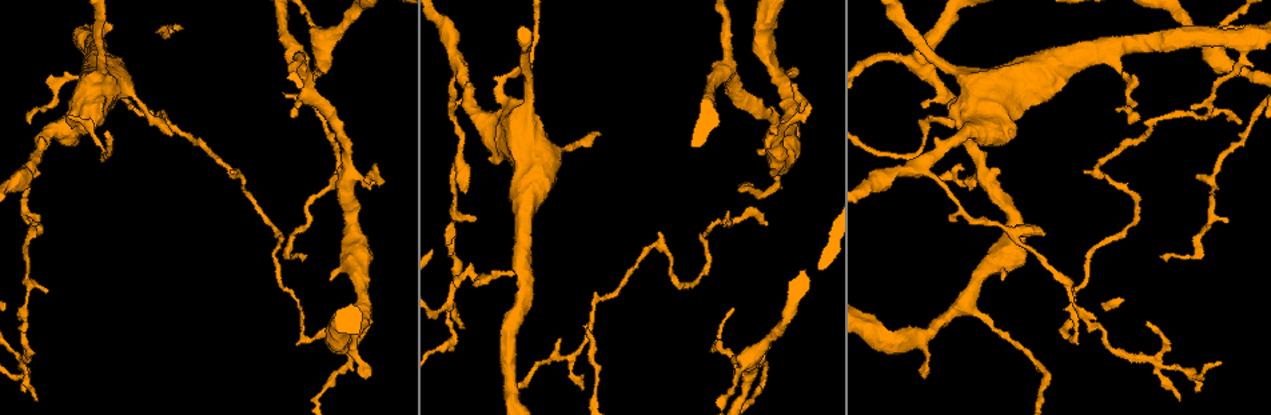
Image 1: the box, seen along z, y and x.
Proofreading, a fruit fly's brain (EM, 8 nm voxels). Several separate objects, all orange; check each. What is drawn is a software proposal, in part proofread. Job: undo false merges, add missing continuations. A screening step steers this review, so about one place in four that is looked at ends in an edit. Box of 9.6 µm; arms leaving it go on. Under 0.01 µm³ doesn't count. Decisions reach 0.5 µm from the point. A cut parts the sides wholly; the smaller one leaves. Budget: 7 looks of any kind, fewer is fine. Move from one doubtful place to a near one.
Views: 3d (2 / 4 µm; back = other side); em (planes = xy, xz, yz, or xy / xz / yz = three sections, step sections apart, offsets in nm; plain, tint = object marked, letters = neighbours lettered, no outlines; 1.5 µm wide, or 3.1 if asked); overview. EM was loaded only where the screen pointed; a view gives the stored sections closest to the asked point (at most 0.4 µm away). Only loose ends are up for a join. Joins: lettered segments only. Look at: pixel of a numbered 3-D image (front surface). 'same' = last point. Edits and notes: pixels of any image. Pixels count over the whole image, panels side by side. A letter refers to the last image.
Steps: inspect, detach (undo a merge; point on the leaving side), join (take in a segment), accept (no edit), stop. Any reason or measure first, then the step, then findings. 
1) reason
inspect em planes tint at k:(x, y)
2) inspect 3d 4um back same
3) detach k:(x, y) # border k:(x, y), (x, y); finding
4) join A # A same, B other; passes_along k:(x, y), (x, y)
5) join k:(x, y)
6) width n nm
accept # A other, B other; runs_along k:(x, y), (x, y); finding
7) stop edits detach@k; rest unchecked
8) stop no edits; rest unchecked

an open end
inspect 3d 2um at 1:(161, 30)

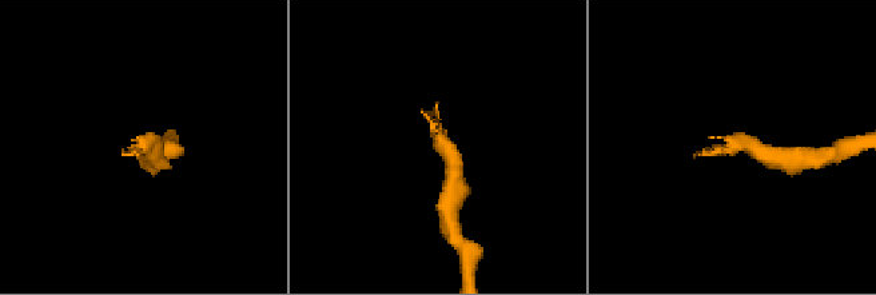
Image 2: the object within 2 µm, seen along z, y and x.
inspect em planes letters at 2:(134, 152)

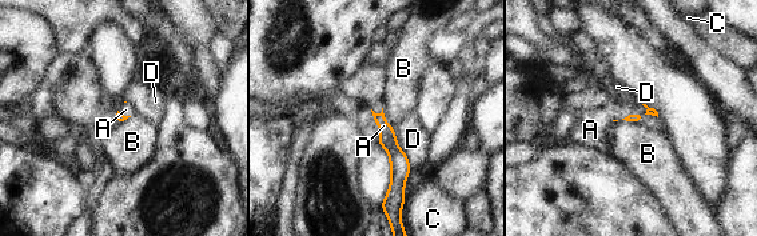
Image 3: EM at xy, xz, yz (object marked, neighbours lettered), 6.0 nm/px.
join A # A same, B other, C other, D other; passes_along 3:(387, 140), (377, 114), (367, 84); it goes on there

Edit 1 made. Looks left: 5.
sharp bend
inspect em xy step 8 tint at 1:(914, 154)

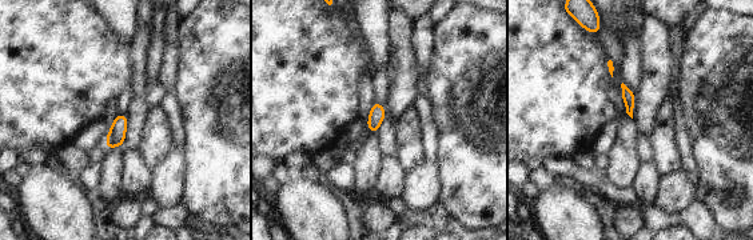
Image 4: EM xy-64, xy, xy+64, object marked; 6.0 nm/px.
inspect em planes letters same

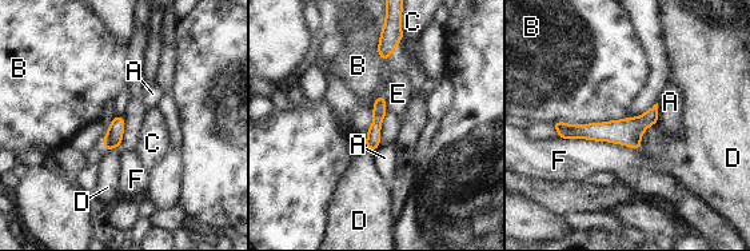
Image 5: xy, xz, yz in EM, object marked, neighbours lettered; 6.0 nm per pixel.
longest_contact F 480 nm
accept # A other, B other, C other, D other, E other, F other; one neuron here

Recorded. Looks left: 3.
tapers out
inspect 3d 2um at 1:(1001, 277)

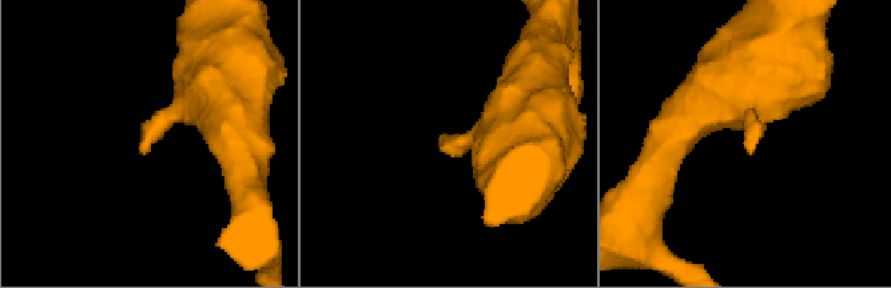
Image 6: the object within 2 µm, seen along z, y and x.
now the EM
inspect em planes tint at 6:(442, 142)

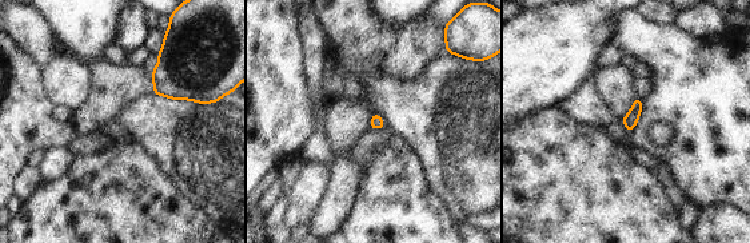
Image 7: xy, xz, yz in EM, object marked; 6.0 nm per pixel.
see the neighbours
inspect em planes letters same

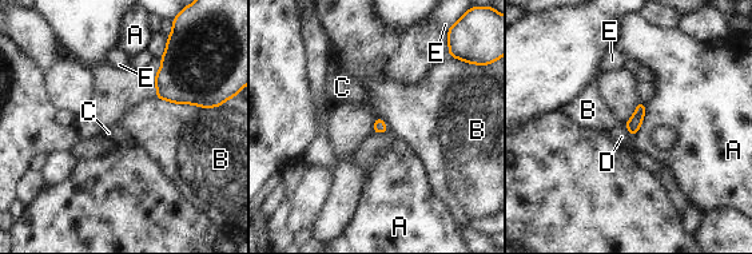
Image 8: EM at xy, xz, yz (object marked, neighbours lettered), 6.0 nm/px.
accept # A other, B other, C other, D other, E other; border 8:(645, 104), (643, 123), (632, 137); none of them fits

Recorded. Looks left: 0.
stop edits join@3; rest unchecked

